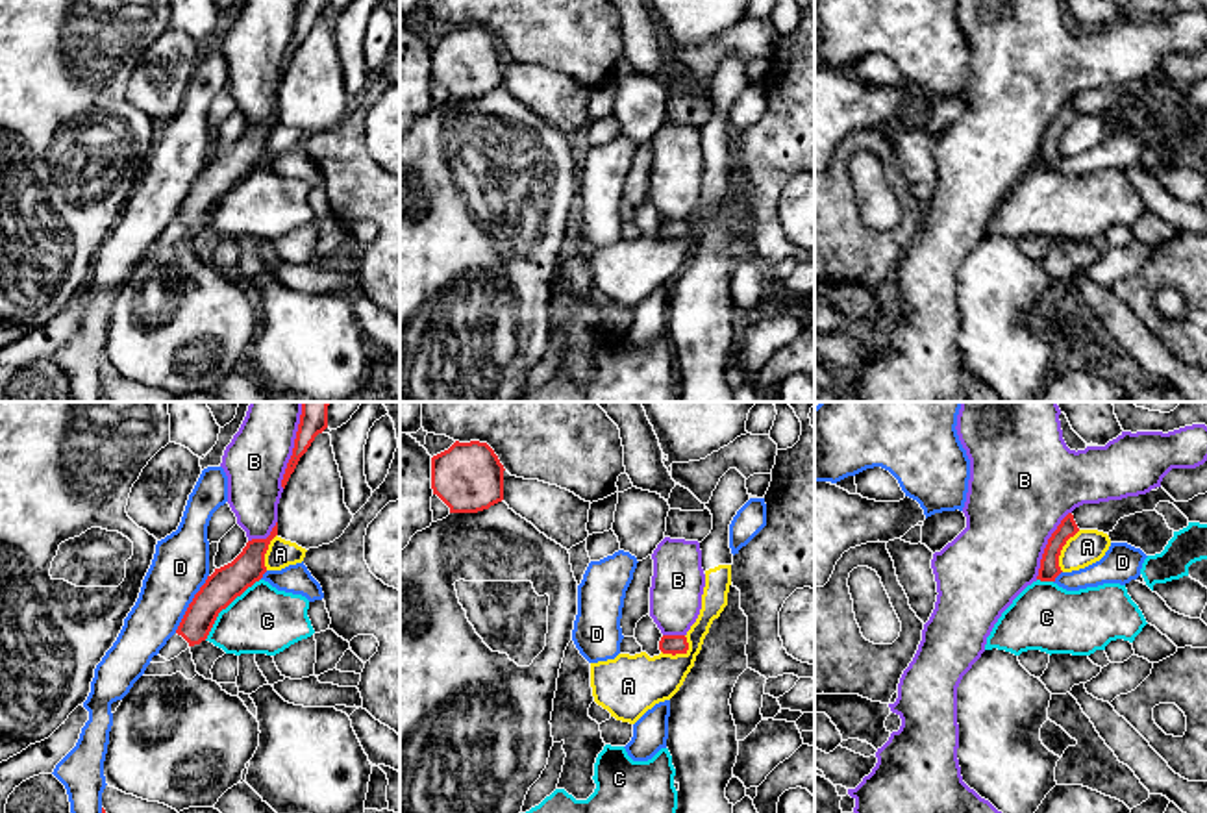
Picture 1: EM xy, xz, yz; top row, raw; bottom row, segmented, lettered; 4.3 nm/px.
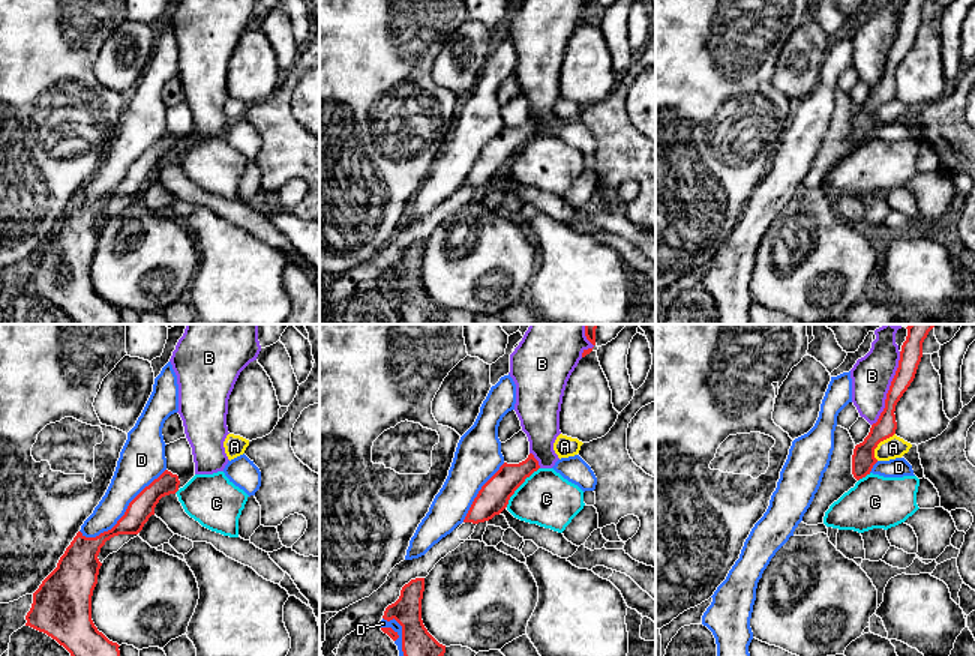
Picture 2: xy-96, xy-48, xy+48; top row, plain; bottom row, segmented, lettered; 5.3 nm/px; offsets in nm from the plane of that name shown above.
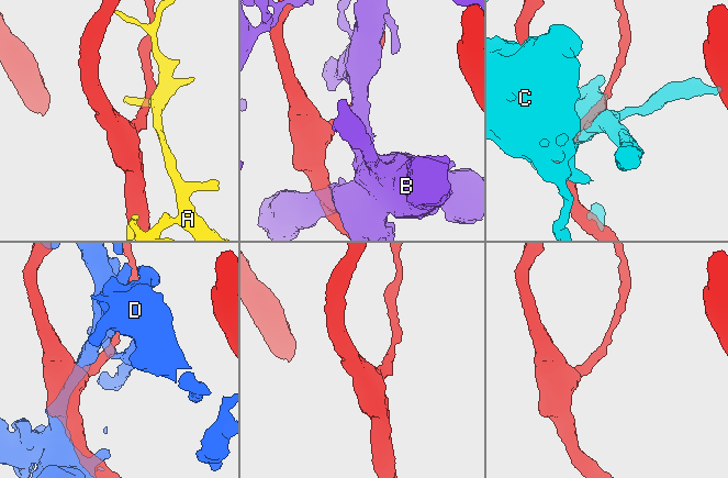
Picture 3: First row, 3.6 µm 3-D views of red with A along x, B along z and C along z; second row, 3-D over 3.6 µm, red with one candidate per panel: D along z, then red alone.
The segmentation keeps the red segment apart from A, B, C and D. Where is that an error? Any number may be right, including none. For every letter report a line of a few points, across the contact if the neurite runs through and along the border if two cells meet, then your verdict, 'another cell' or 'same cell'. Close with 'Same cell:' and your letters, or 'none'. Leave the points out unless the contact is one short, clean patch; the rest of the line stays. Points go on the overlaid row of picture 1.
A: another cell
B: another cell
C: another cell
D: another cell
Same cell: none

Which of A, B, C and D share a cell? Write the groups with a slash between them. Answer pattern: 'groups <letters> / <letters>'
groups A / B / C / D

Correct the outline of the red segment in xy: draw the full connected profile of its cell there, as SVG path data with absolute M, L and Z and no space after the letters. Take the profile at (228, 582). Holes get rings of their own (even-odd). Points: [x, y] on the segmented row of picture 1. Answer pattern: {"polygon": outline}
{"polygon": "M278 522L267 539L248 541L231 563L215 569L215 572L207 576L176 630L189 646L205 641L218 613L263 578L267 572L265 554L276 535Z"}

